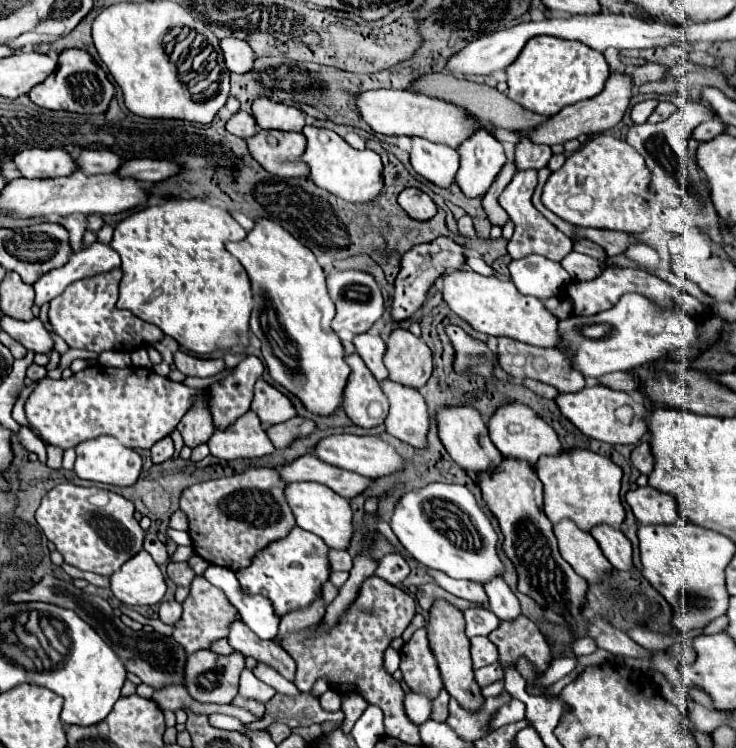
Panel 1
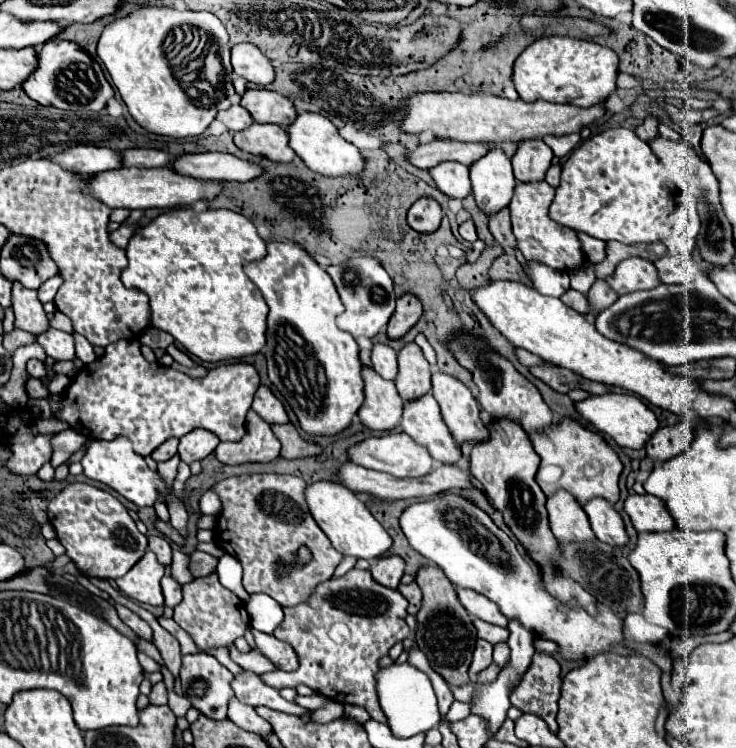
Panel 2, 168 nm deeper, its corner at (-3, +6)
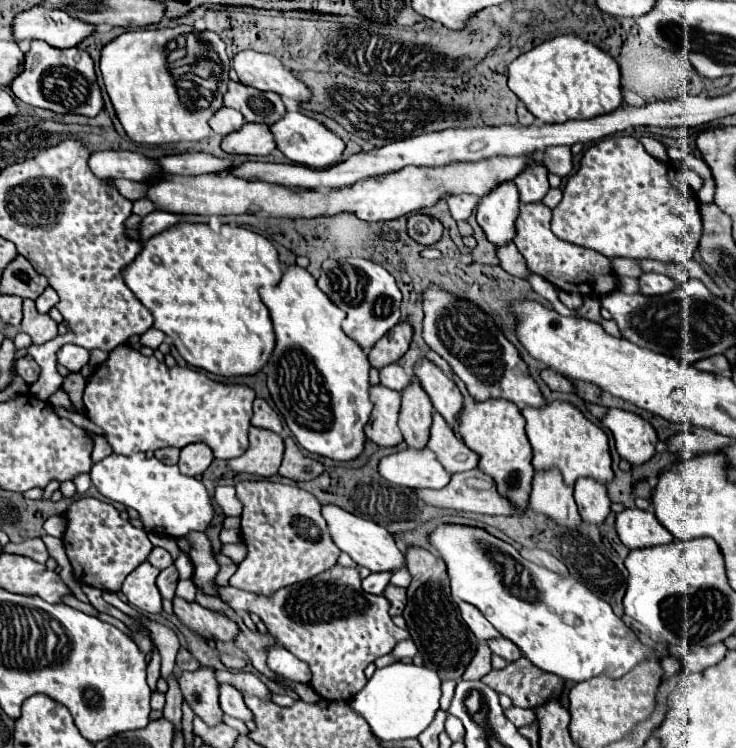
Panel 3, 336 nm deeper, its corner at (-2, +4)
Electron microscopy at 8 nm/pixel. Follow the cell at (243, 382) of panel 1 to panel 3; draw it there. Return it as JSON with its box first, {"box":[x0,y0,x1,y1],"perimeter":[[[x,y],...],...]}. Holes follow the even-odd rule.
{"box":[84,343,254,459],"perimeter":[[[122,343],[108,353],[108,359],[90,375],[84,389],[84,409],[88,419],[102,429],[102,437],[110,443],[114,453],[132,455],[136,451],[156,451],[162,447],[178,447],[204,441],[218,459],[240,457],[248,449],[248,427],[252,419],[254,389],[238,383],[220,383],[208,379],[204,373],[190,367],[166,367],[156,357],[144,357],[140,351]]]}

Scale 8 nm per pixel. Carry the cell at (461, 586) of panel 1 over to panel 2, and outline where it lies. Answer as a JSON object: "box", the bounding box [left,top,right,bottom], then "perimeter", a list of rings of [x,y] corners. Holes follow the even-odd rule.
{"box":[457,589,509,629],"perimeter":[[[457,589],[457,595],[459,595],[459,601],[463,603],[463,607],[469,611],[469,615],[473,615],[481,621],[487,621],[491,625],[499,625],[499,627],[507,629],[509,621],[501,615],[501,611],[497,609],[497,605],[493,601],[489,601],[481,593],[475,593],[469,589]]]}

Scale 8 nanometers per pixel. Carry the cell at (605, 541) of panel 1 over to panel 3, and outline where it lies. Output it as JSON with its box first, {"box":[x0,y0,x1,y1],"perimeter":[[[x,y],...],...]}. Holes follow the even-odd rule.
{"box":[574,479,610,525],"perimeter":[[[578,479],[574,487],[574,499],[584,523],[602,525],[610,513],[610,499],[606,487],[592,479]]]}

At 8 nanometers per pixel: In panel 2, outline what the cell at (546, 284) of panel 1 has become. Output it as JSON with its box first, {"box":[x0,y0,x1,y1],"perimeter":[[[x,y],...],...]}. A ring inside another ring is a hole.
{"box":[529,261,569,297],"perimeter":[[[529,261],[529,279],[533,281],[533,287],[541,295],[551,295],[551,297],[561,297],[569,289],[569,275],[563,271],[555,271],[543,263],[533,263]]]}

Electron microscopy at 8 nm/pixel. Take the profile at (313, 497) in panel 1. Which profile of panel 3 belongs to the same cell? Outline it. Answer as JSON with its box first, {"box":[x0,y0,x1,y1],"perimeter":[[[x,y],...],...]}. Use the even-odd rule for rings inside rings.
{"box":[322,505,404,573],"perimeter":[[[322,505],[322,517],[328,523],[328,531],[332,541],[336,543],[336,547],[344,553],[348,553],[360,567],[368,567],[372,573],[376,571],[394,571],[400,565],[404,565],[404,555],[402,551],[396,547],[394,537],[380,525],[356,517],[348,511],[344,511],[342,507],[334,507],[334,505]]]}

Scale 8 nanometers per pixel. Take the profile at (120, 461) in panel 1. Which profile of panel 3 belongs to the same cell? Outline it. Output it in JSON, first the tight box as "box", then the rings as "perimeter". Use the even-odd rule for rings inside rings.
{"box":[90,453,214,539],"perimeter":[[[112,453],[92,465],[90,479],[110,501],[136,509],[148,533],[178,539],[188,535],[188,531],[204,531],[214,515],[212,499],[198,479],[182,475],[178,465],[164,465],[156,457],[146,457],[146,453],[132,453],[128,457]]]}

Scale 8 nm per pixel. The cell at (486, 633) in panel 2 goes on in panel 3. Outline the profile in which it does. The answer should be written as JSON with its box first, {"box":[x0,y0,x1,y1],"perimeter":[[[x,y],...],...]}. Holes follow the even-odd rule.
{"box":[488,637,522,661],"perimeter":[[[500,637],[500,639],[490,639],[490,641],[488,641],[488,647],[490,647],[492,653],[504,657],[506,661],[516,661],[516,659],[522,655],[520,649],[518,649],[512,641],[508,641],[508,639],[504,639],[504,637]]]}

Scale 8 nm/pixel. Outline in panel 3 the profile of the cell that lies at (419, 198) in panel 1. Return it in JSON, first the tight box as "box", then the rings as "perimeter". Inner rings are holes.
{"box":[408,213,444,245],"perimeter":[[[420,213],[408,217],[408,235],[420,245],[434,245],[436,241],[440,241],[442,233],[444,227],[436,217],[428,217]]]}

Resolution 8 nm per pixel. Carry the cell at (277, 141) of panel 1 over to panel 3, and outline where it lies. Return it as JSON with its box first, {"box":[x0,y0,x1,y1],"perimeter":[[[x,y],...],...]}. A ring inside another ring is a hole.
{"box":[222,123,276,157],"perimeter":[[[244,123],[240,131],[234,131],[224,137],[222,149],[226,153],[264,157],[276,149],[276,141],[270,127],[260,123]]]}

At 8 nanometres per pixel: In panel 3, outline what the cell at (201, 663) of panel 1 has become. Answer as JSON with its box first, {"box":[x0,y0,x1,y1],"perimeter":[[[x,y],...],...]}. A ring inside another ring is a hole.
{"box":[178,667,224,727],"perimeter":[[[200,667],[196,671],[182,671],[178,679],[180,691],[192,711],[208,725],[216,727],[224,717],[224,711],[218,703],[218,681],[212,667]]]}

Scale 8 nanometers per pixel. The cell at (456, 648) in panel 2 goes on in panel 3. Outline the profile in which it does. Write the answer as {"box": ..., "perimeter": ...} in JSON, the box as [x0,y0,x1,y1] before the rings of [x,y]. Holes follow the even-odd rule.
{"box":[402,547,478,681],"perimeter":[[[410,547],[406,551],[406,563],[412,575],[412,583],[408,587],[408,603],[402,617],[406,619],[412,641],[416,643],[424,665],[432,665],[442,681],[458,681],[476,653],[478,639],[460,619],[458,605],[450,595],[444,563],[440,563],[440,559],[436,559],[436,555],[432,555],[430,551],[416,547]]]}

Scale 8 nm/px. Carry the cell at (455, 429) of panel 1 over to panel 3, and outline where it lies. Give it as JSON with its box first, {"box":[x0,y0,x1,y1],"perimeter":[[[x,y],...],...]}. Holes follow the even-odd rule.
{"box":[414,361,464,425],"perimeter":[[[424,361],[414,373],[420,379],[420,385],[428,393],[428,397],[432,399],[434,409],[446,419],[446,423],[448,425],[458,423],[460,411],[464,407],[464,397],[456,383],[430,361]]]}

